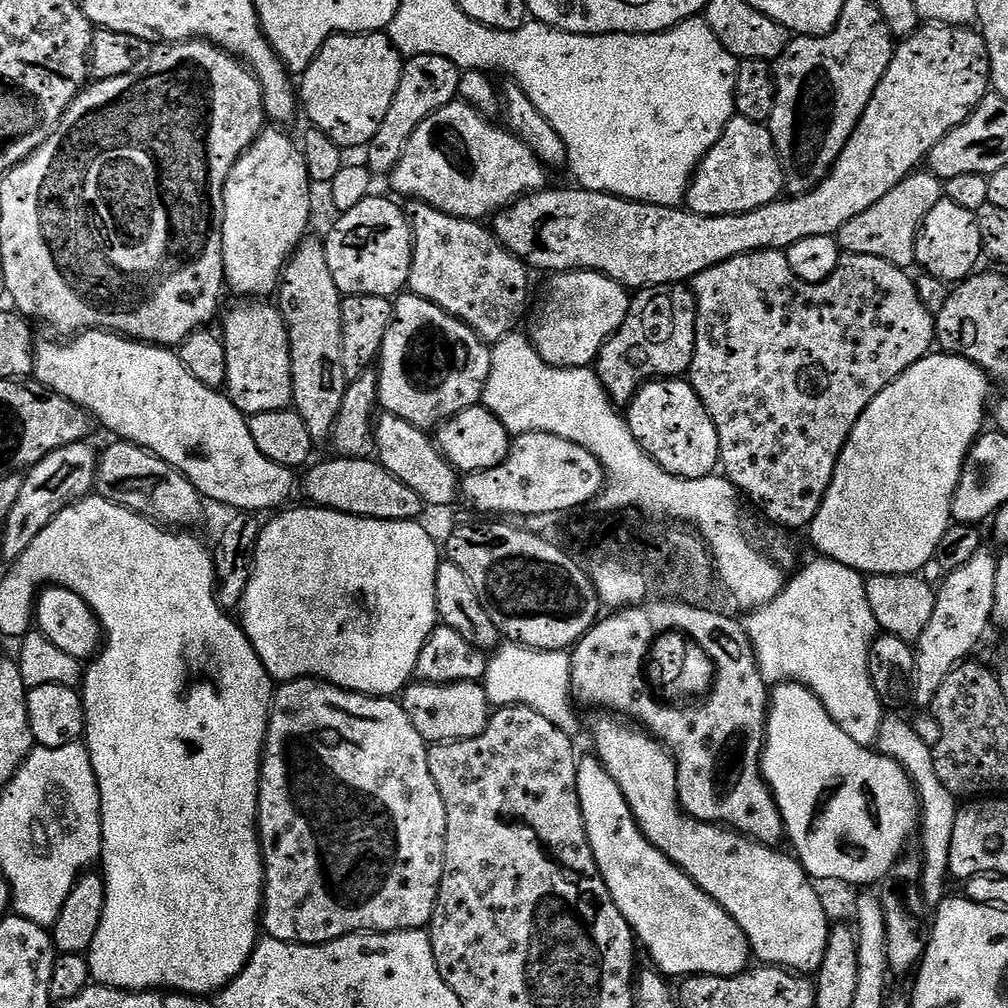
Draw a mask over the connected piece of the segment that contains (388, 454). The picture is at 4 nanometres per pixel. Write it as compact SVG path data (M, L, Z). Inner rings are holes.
M384 414L375 421L374 435L376 438L375 455L380 465L390 470L394 478L406 482L410 490L415 490L422 497L425 505L446 506L457 503L458 473L436 447L435 439L425 429L416 428L410 422L397 416Z

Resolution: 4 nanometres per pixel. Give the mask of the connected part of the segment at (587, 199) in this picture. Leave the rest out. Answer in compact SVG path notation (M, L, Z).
M921 26L911 36L903 37L895 45L890 66L886 70L882 82L878 82L878 90L874 90L874 98L870 98L870 106L866 106L866 110L862 114L854 134L850 134L842 154L836 159L830 171L828 171L828 177L817 188L810 190L806 194L791 198L781 198L770 202L766 206L758 206L749 212L726 214L725 216L699 216L685 210L683 207L663 208L653 204L640 204L637 200L623 200L621 196L608 196L604 192L591 192L579 186L571 186L572 188L555 188L555 186L552 186L543 192L529 192L514 201L514 203L509 204L508 207L500 209L499 212L495 213L494 219L491 221L493 224L490 224L490 228L496 239L500 241L500 245L507 252L513 252L519 260L524 261L525 265L532 270L541 268L542 271L548 272L547 274L558 272L597 272L603 276L608 276L614 282L624 285L629 290L653 288L659 284L683 284L691 282L695 280L698 274L710 270L710 266L718 266L730 258L741 256L747 252L787 250L790 246L794 246L794 242L802 242L802 238L835 236L837 232L842 230L842 226L846 226L846 222L850 222L850 218L858 218L858 214L862 214L862 210L870 210L870 206L874 206L874 202L878 202L878 198L882 198L885 194L890 194L890 190L894 190L894 186L898 186L898 182L902 182L907 176L911 176L913 172L917 171L927 161L930 150L934 150L934 146L938 146L938 142L942 142L942 138L946 138L946 134L950 134L950 130L954 130L954 126L958 126L970 118L973 110L983 102L985 96L989 95L991 75L992 71L988 61L986 42L979 31L973 30L968 26Z

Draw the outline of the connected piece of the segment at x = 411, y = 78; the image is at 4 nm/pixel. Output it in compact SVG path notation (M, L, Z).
M438 54L409 56L403 61L403 66L390 111L386 113L382 126L378 126L378 134L374 134L372 141L366 145L366 153L368 152L366 167L377 177L387 177L395 170L406 150L406 142L410 134L414 134L414 130L418 130L418 126L422 126L422 122L426 122L430 114L442 110L442 106L457 99L460 91L462 70L454 66L450 58L438 58Z

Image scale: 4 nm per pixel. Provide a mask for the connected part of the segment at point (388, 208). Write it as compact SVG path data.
M373 194L367 196L362 202L358 202L358 206L354 206L354 210L343 213L339 217L340 221L332 228L332 233L326 236L324 240L324 249L326 250L326 262L330 262L330 275L334 277L334 286L338 286L338 290L344 296L386 296L395 298L408 288L408 279L410 278L410 270L412 269L412 226L410 216L407 211L404 212L395 204L395 199L387 200L384 196Z

